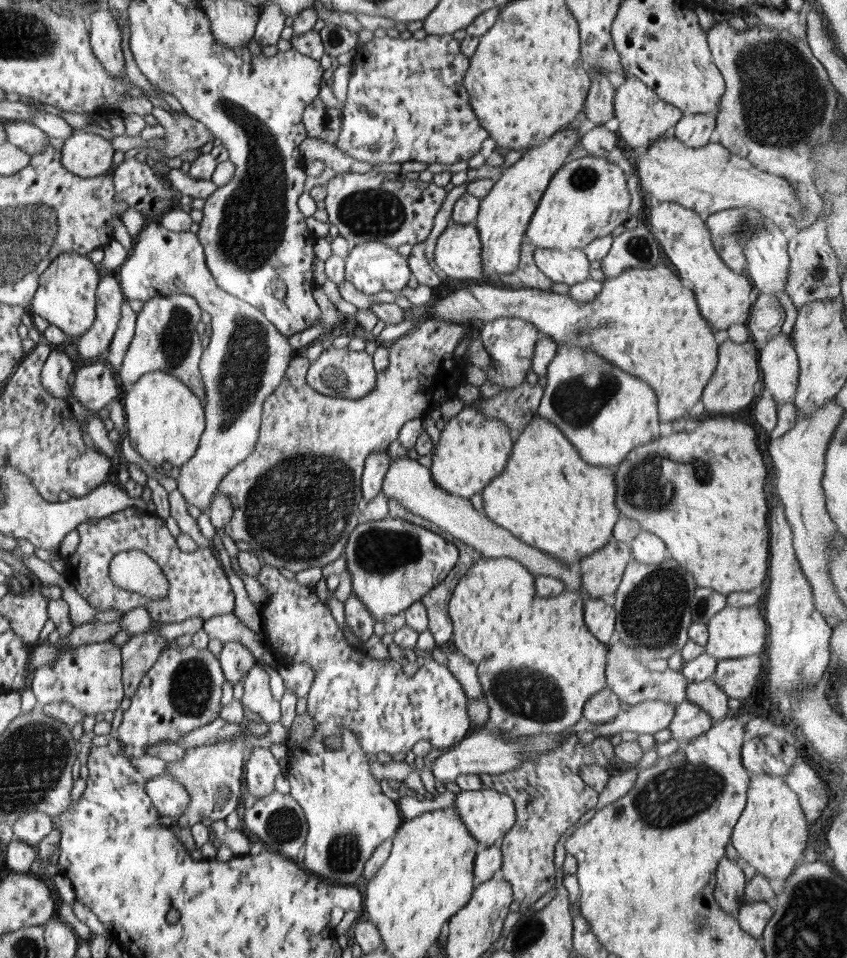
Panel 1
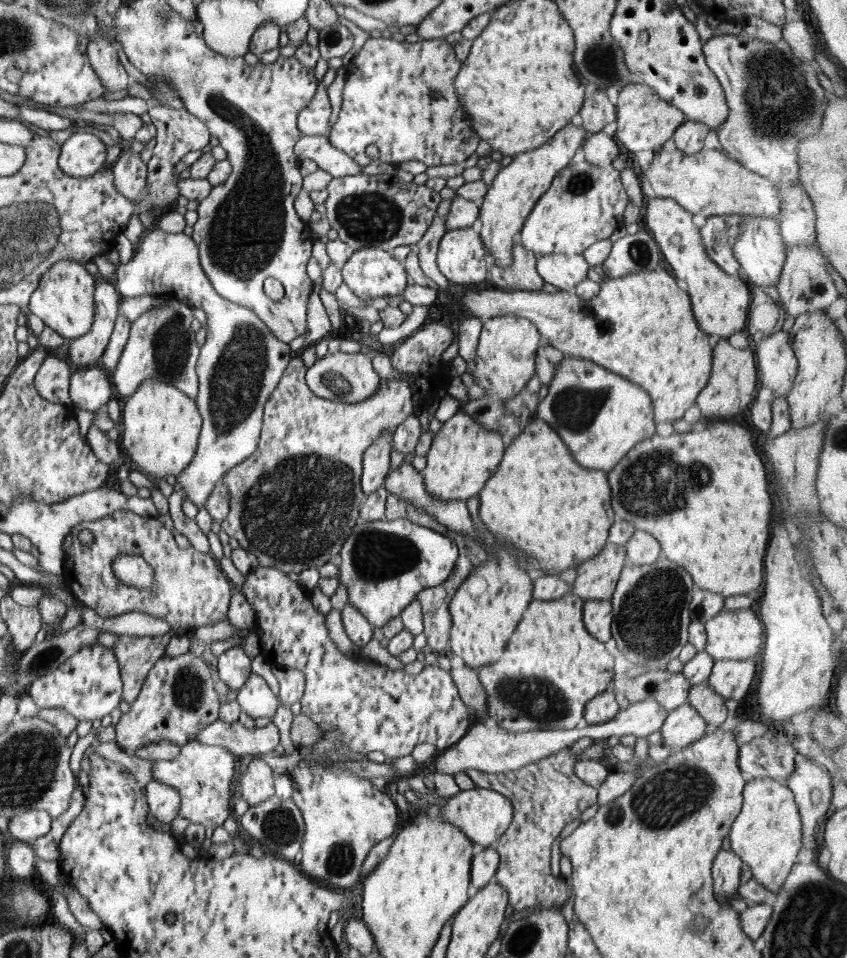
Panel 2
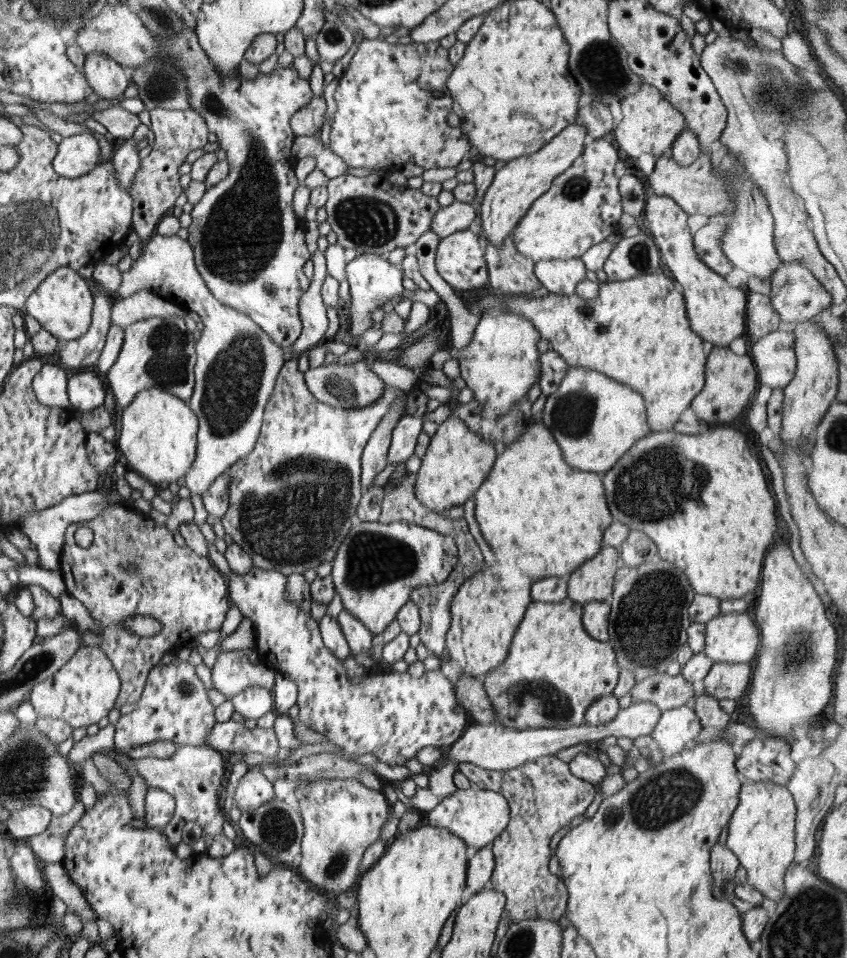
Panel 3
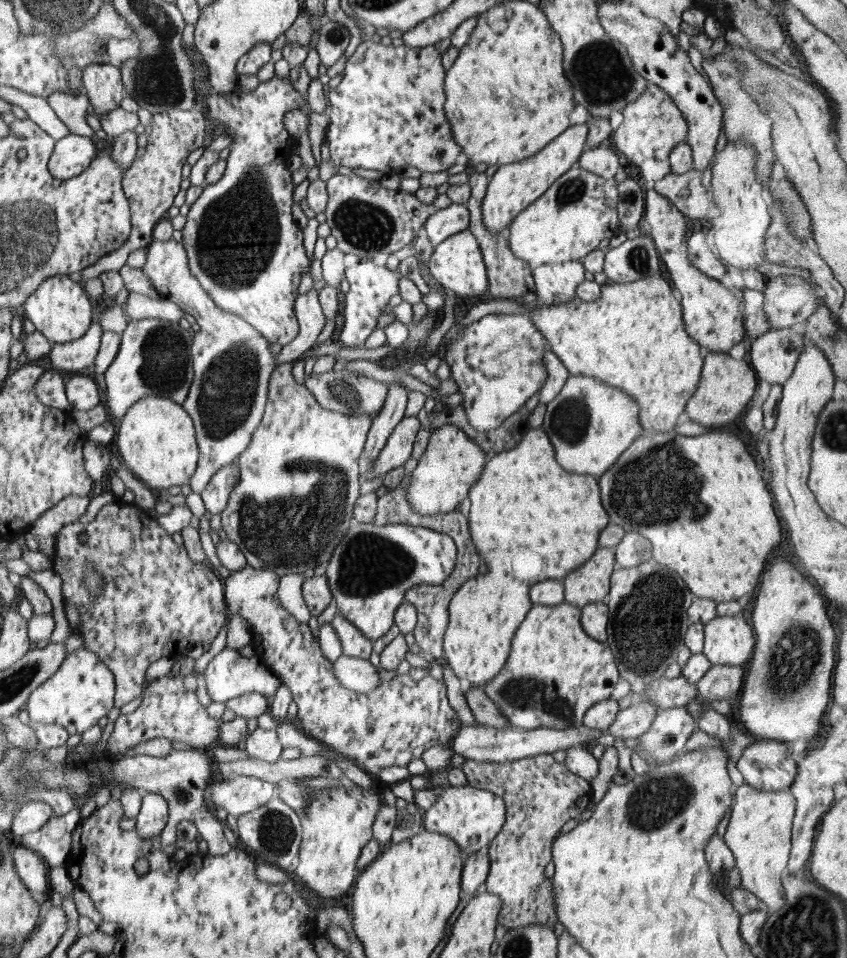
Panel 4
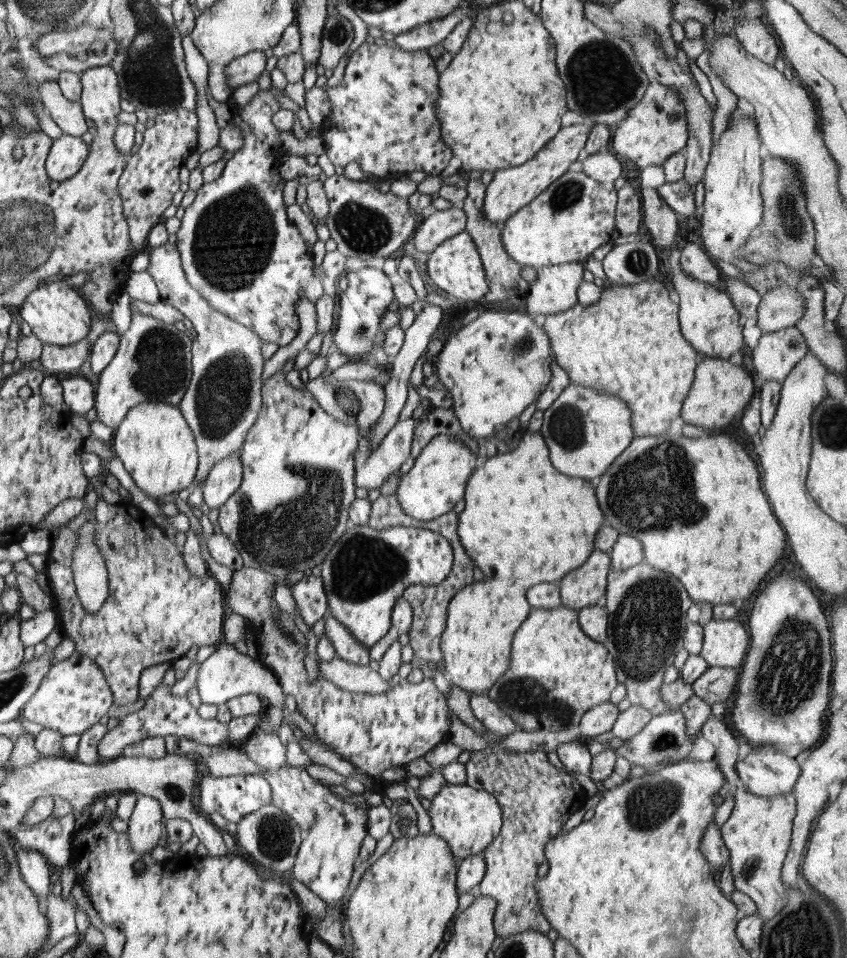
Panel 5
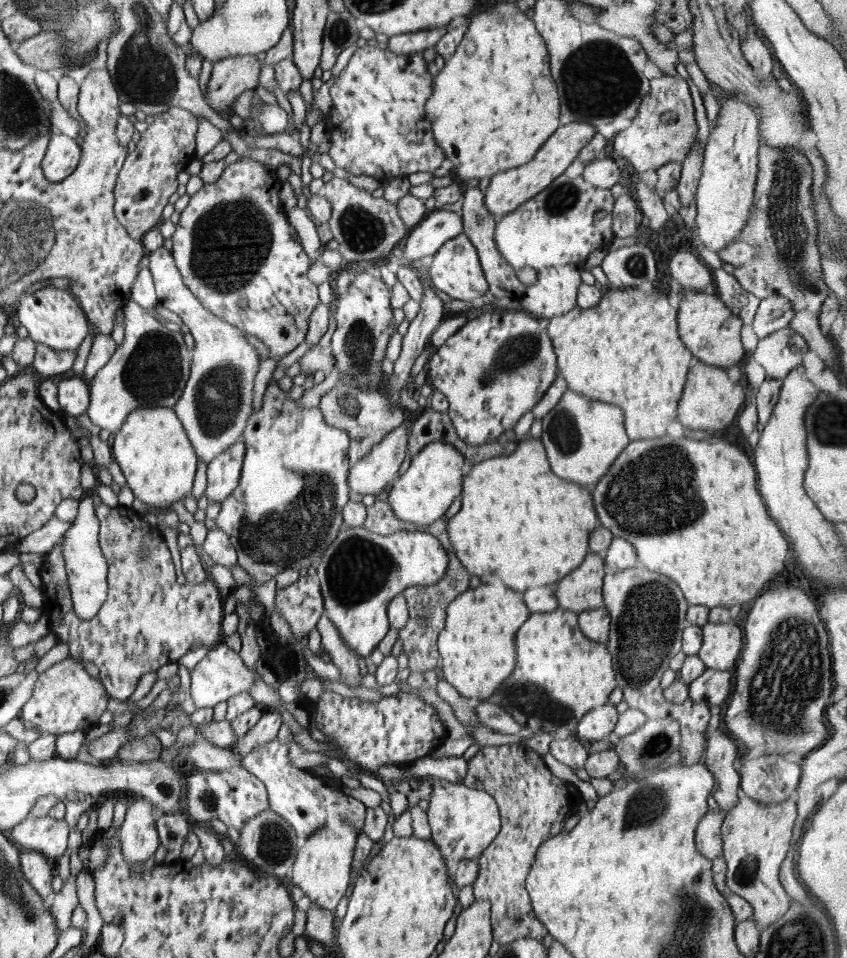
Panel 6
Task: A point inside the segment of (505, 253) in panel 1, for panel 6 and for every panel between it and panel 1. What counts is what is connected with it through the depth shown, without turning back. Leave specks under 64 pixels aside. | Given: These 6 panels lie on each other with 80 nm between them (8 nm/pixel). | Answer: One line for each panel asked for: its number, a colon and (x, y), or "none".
2: (515, 190)
3: (514, 189)
4: (513, 187)
5: (510, 190)
6: (507, 191)

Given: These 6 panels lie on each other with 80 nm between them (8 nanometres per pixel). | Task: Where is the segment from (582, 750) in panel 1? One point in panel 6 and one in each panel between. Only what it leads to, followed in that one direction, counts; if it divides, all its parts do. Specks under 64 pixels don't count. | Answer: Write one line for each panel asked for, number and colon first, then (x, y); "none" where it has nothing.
2: (546, 795)
3: (543, 795)
4: (541, 795)
5: (537, 798)
6: (534, 804)

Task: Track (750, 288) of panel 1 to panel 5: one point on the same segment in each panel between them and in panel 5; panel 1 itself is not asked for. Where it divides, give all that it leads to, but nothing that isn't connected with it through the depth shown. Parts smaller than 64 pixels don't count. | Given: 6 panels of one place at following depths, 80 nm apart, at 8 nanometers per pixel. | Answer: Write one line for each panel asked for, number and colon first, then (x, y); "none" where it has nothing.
2: (720, 302)
3: (717, 311)
4: (713, 316)
5: (709, 321)

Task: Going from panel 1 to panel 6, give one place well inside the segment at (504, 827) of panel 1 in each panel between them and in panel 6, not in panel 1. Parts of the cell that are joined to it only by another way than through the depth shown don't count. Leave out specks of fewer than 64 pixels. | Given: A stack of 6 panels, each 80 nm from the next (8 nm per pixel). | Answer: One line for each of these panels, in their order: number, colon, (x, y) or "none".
2: (483, 815)
3: (478, 816)
4: (471, 817)
5: (468, 819)
6: (464, 821)

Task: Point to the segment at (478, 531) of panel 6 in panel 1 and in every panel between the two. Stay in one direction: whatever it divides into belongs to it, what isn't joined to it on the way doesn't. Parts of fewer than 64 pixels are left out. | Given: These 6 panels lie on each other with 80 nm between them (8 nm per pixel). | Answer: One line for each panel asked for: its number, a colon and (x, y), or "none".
1: (548, 496)
2: (540, 500)
3: (533, 505)
4: (525, 507)
5: (518, 508)

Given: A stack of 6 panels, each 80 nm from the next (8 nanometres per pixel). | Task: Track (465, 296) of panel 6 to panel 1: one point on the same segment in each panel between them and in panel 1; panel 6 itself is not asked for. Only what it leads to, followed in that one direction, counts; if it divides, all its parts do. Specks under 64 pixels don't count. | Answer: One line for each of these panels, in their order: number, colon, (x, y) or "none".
1: (457, 254)
2: (462, 258)
3: (460, 260)
4: (457, 264)
5: (455, 266)

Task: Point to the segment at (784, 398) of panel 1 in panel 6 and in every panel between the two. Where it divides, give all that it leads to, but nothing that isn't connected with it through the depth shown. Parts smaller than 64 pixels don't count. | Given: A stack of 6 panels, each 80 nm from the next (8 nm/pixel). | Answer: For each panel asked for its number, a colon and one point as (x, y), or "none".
2: (777, 366)
3: (774, 357)
4: (774, 355)
5: (776, 354)
6: (778, 353)

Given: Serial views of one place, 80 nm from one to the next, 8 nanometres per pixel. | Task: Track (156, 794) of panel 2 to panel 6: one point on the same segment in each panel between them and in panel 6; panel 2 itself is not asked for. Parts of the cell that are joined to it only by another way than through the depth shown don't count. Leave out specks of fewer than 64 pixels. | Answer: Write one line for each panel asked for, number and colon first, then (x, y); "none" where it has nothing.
3: (160, 805)
4: (152, 817)
5: (146, 825)
6: (138, 834)

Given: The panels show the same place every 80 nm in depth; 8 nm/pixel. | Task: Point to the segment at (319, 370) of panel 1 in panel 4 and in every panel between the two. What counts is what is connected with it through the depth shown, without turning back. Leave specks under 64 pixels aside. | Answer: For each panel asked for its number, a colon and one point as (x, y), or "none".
2: (342, 377)
3: (349, 386)
4: (352, 394)

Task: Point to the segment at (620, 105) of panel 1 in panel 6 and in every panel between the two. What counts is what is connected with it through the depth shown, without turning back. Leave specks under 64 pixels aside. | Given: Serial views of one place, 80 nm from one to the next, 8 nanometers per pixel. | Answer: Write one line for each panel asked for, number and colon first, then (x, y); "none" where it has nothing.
2: (645, 122)
3: (650, 124)
4: (653, 125)
5: (655, 129)
6: (663, 130)

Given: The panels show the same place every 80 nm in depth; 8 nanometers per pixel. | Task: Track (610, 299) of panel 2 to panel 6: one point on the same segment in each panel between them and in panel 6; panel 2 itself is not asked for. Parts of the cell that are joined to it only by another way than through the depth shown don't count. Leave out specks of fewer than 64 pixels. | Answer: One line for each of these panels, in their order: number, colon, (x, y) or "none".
3: (637, 331)
4: (633, 337)
5: (629, 344)
6: (626, 350)

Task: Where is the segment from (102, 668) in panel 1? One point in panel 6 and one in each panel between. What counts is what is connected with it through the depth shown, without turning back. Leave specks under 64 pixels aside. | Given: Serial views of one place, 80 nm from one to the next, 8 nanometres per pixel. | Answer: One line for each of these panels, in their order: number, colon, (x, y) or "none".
2: (88, 685)
3: (85, 690)
4: (81, 692)
5: (74, 695)
6: (66, 698)

